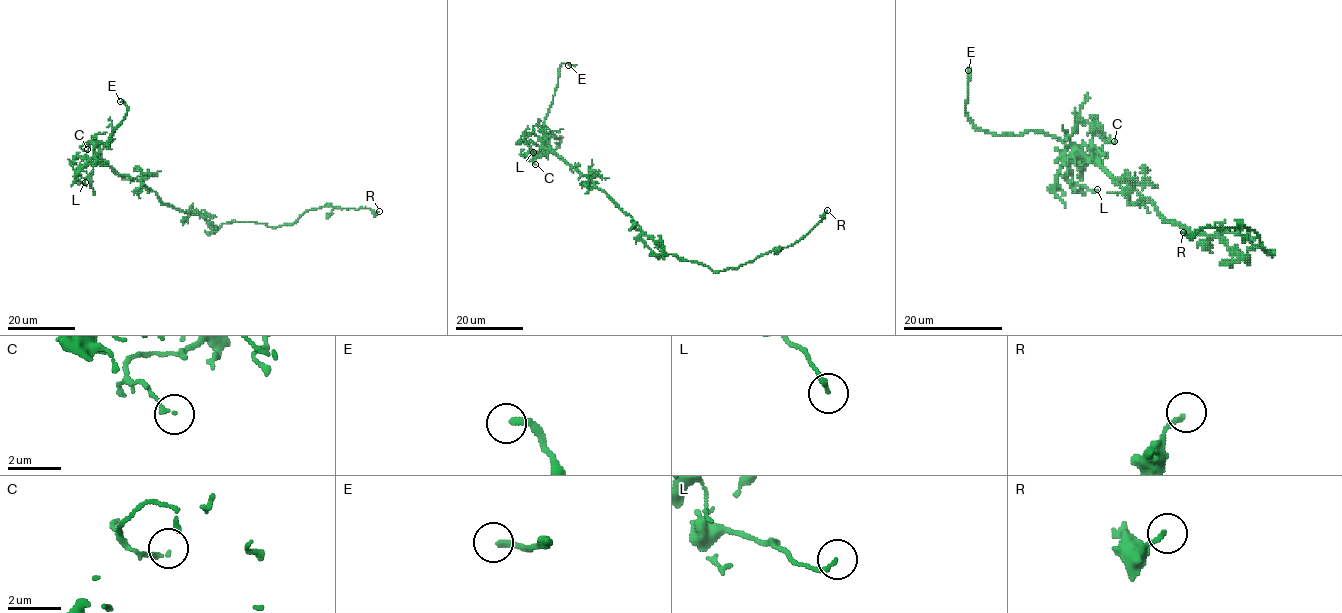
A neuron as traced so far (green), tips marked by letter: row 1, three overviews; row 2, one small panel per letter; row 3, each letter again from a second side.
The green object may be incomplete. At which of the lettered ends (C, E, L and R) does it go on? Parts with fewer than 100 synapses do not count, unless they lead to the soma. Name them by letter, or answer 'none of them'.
E

